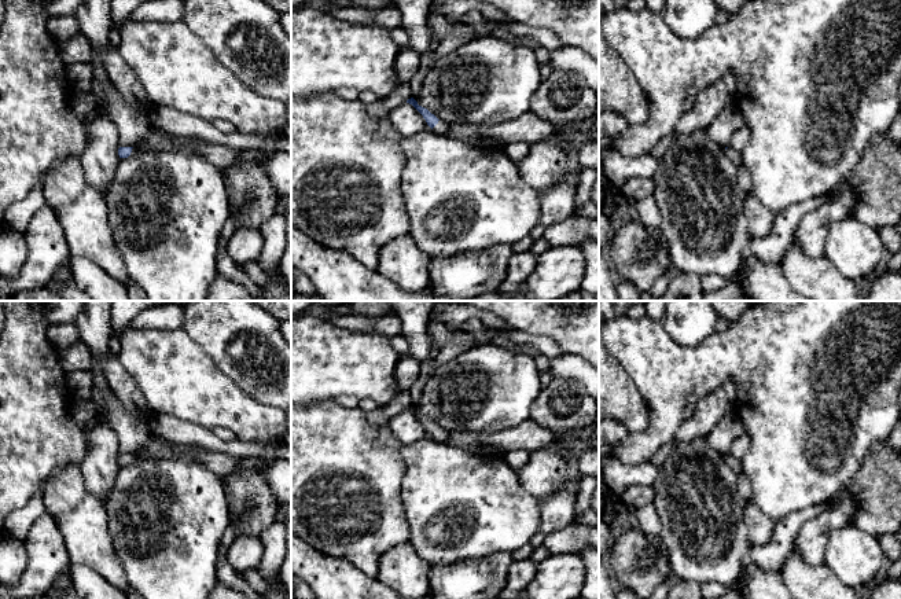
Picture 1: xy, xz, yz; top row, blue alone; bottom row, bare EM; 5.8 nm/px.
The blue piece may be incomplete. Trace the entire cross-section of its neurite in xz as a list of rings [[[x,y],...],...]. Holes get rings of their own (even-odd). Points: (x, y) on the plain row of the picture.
[[[411,405],[407,411],[412,412],[426,427],[427,433],[437,441],[445,442],[448,440],[448,431],[440,429],[434,422],[431,422],[427,416],[418,412],[418,409]]]

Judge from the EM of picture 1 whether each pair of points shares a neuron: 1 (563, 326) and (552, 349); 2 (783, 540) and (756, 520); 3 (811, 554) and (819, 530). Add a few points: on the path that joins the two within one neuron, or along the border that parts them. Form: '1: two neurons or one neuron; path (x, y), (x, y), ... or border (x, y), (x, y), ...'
1: two neurons; border (525, 331), (533, 335), (550, 337), (565, 352)
2: two neurons; border (776, 522), (773, 535), (765, 543), (751, 546)
3: one neuron; path (811, 548), (813, 536)

